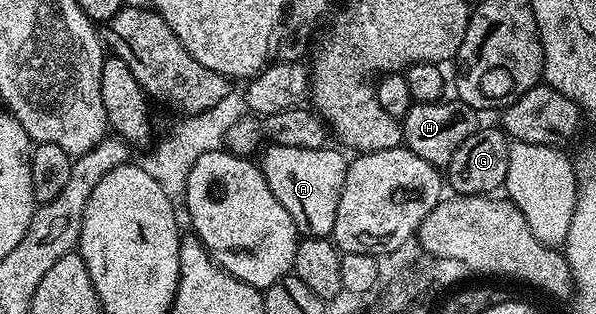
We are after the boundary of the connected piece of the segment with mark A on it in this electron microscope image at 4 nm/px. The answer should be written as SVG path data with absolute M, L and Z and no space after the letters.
M273 143L264 148L265 156L259 166L271 193L279 197L279 205L291 213L298 232L302 236L324 239L332 236L335 225L335 209L339 209L339 197L343 193L343 181L347 177L350 160L344 150L336 151L333 145L319 149L295 149Z

